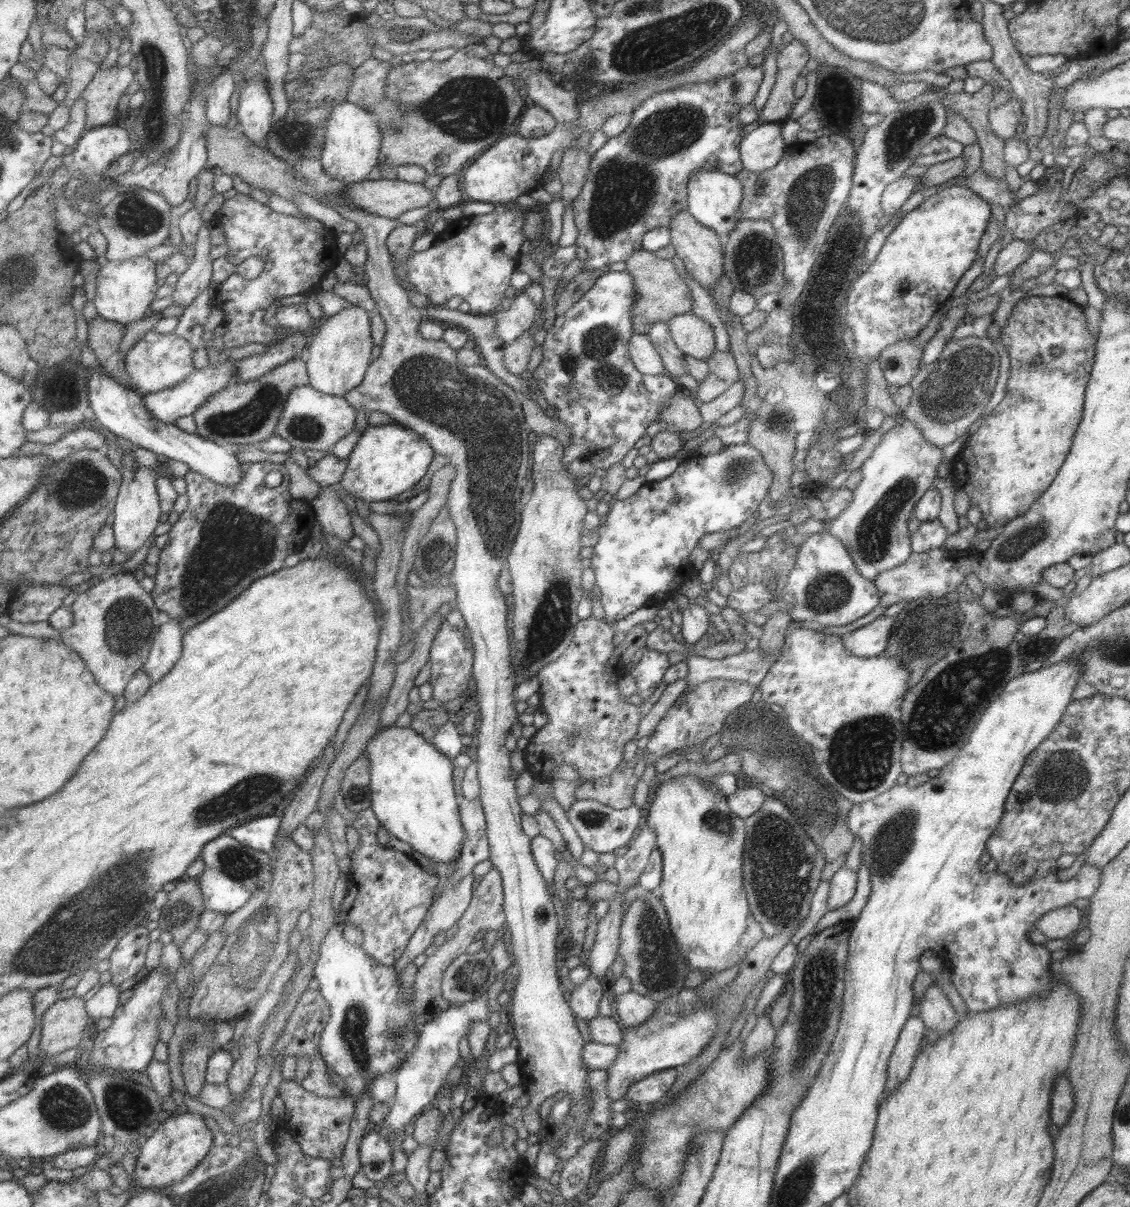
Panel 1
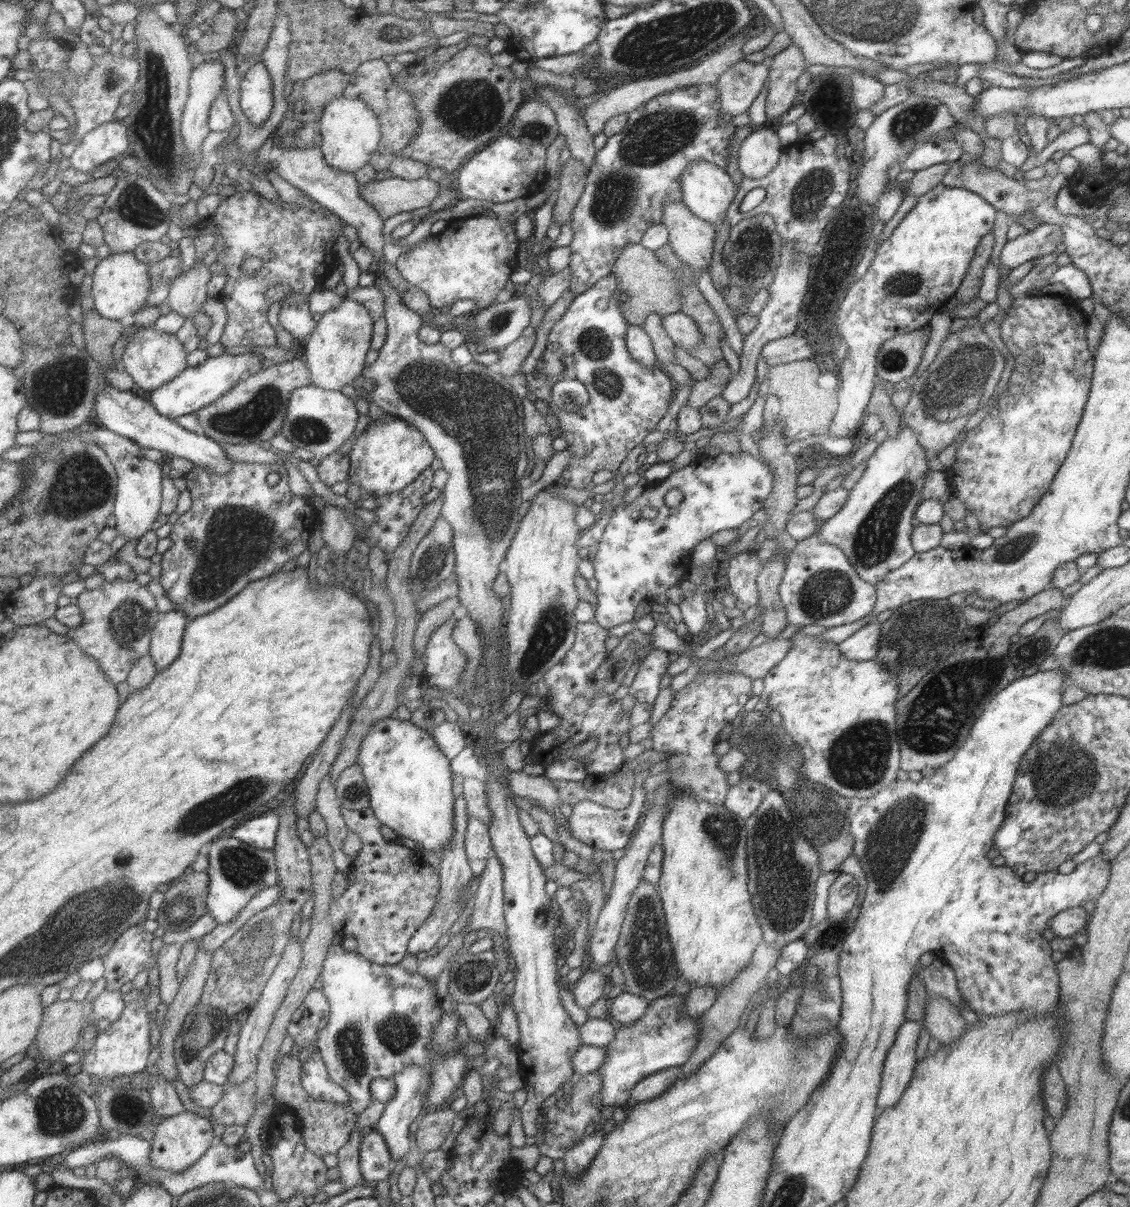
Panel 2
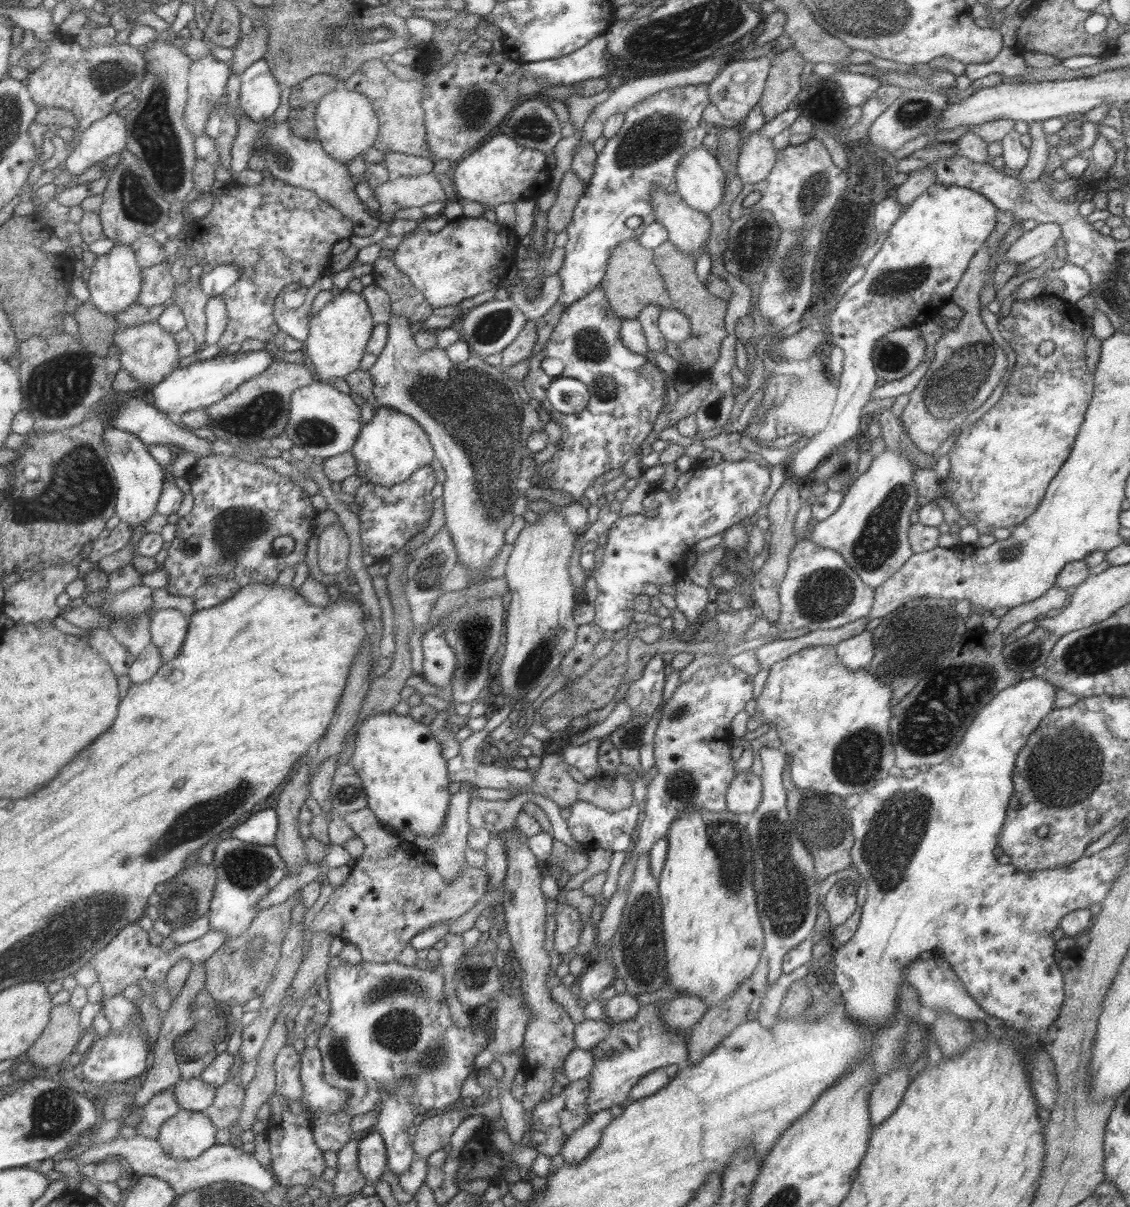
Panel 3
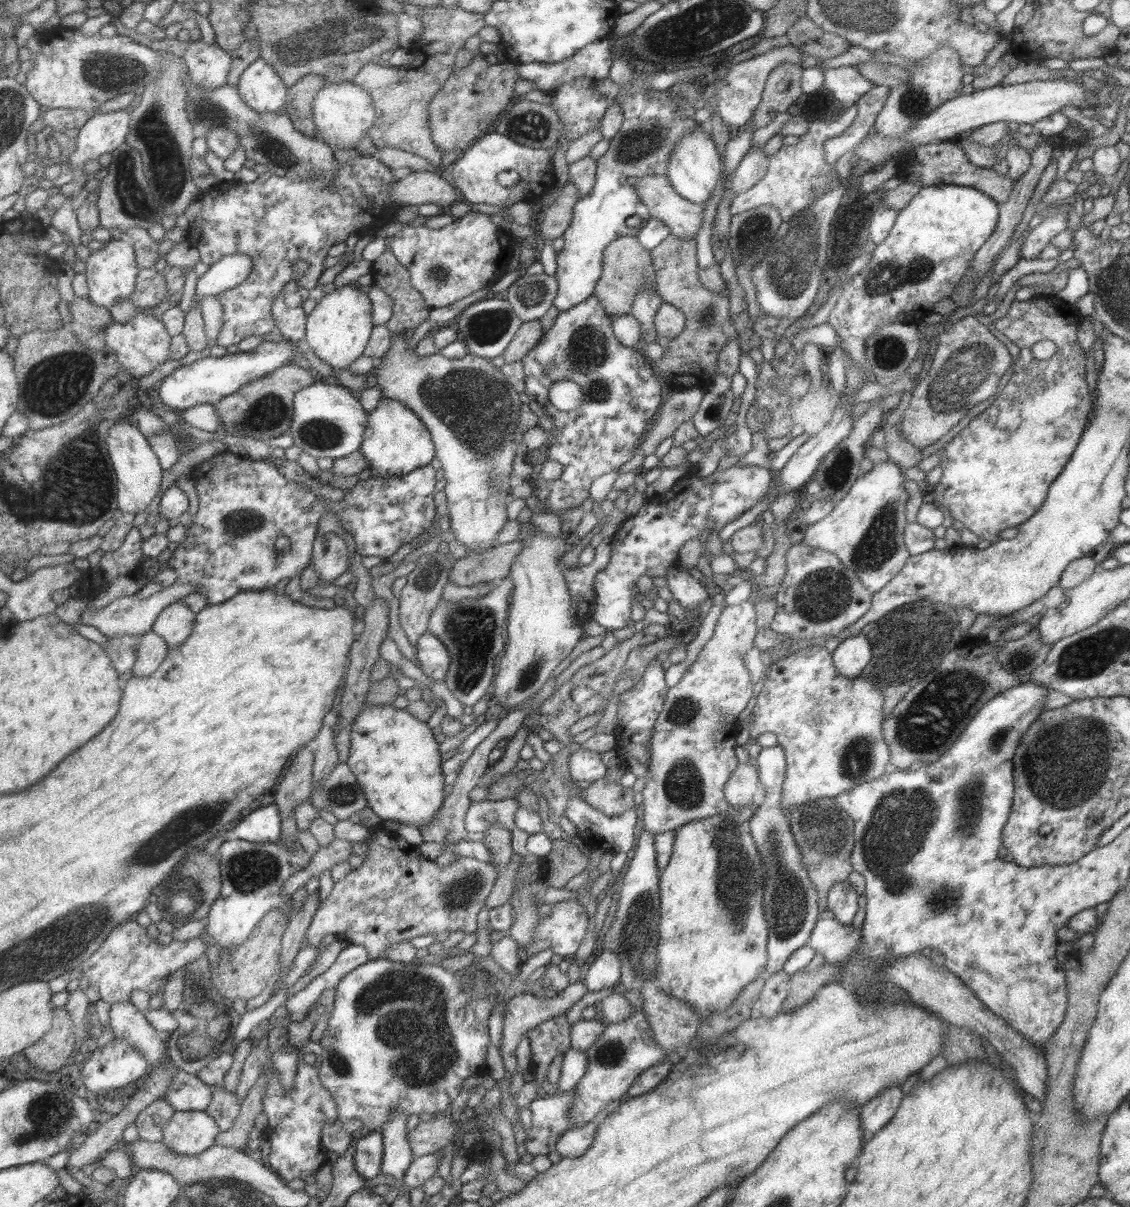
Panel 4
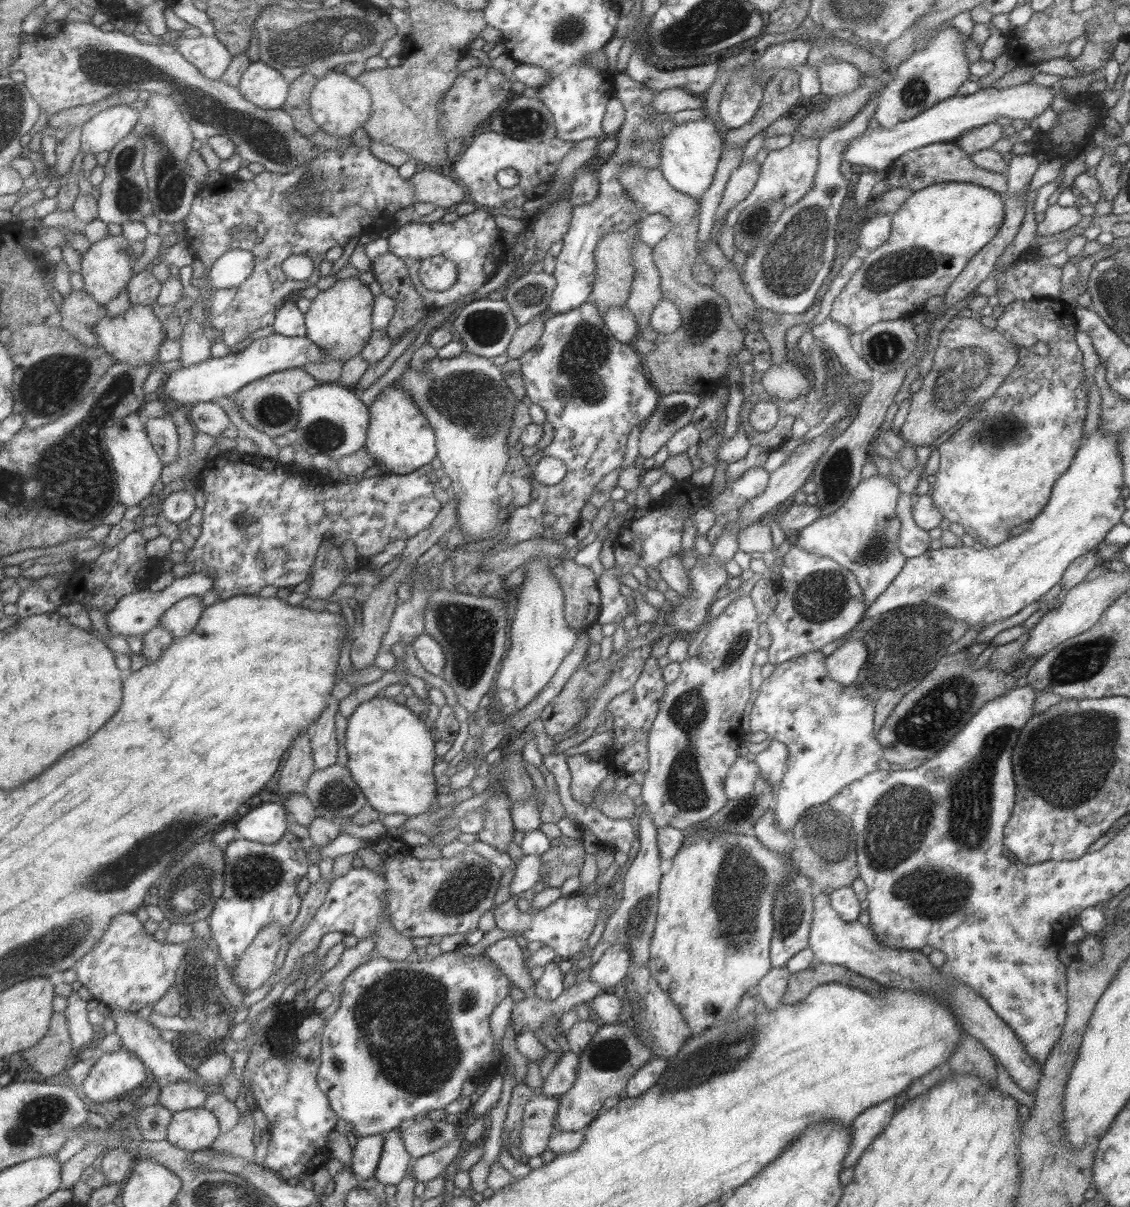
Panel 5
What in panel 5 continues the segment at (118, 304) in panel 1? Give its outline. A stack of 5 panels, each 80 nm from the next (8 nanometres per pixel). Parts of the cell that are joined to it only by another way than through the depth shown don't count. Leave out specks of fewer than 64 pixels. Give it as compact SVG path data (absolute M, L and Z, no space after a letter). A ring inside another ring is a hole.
M110 236L97 241L81 256L80 274L83 274L86 283L86 291L93 295L101 304L109 304L115 300L123 290L127 290L131 280L136 276L133 274L133 246L125 236Z

